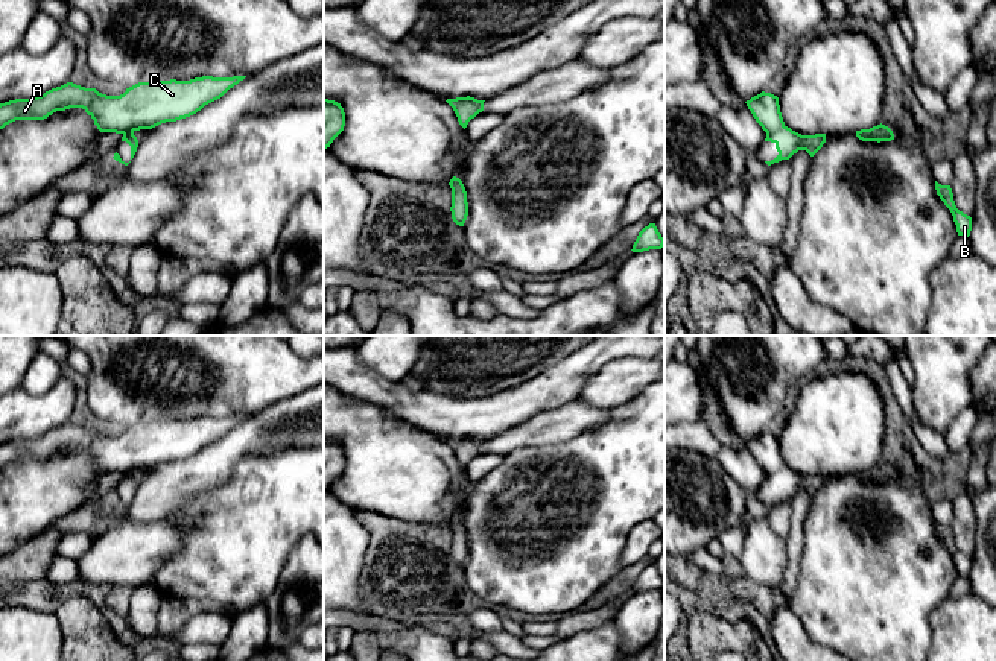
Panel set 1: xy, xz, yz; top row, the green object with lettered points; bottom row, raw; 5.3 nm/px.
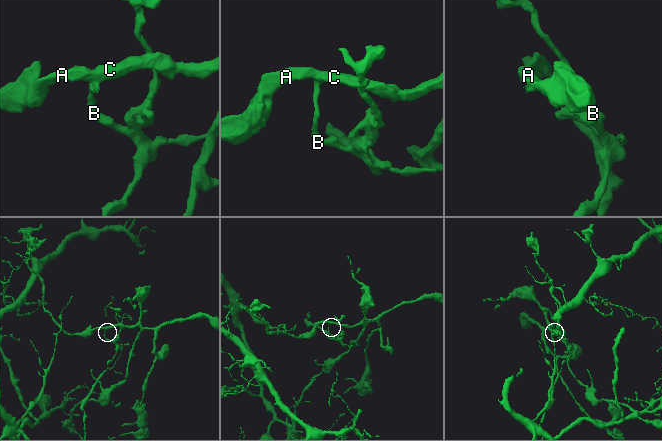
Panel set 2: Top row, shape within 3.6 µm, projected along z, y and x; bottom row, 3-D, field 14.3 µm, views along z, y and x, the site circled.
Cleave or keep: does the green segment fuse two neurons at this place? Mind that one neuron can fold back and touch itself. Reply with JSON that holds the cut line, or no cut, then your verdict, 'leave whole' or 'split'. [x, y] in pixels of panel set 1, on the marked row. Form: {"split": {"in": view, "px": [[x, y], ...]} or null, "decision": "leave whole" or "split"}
{"split": {"in": "xz", "px": [[467, 98], [464, 104], [453, 108]]}, "decision": "split"}

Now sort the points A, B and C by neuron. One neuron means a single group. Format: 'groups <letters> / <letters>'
groups A C / B

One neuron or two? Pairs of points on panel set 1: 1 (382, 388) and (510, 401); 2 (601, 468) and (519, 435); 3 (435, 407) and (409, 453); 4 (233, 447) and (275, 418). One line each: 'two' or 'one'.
1: one
2: two
3: two
4: one

